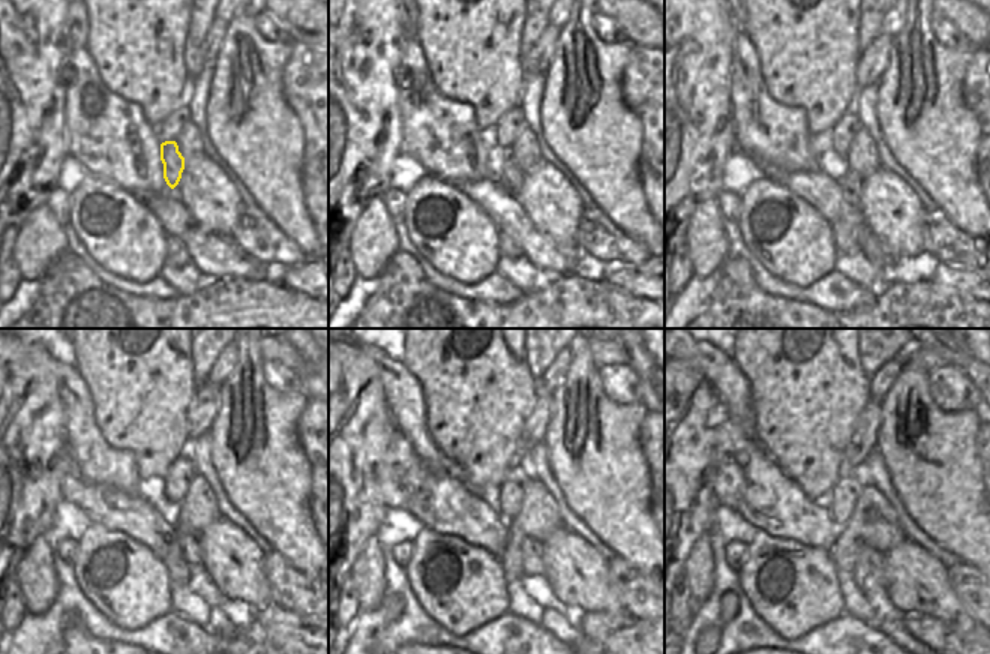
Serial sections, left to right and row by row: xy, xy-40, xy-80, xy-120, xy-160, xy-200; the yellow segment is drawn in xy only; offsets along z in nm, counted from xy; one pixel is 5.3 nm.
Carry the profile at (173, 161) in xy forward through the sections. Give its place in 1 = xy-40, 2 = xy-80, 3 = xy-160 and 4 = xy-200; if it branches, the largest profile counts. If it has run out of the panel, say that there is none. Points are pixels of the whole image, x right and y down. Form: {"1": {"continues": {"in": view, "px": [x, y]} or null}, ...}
{"1": {"continues": {"in": "xy-40", "px": [512, 177]}}, "2": {"continues": {"in": "xy-80", "px": [851, 183]}}, "3": {"continues": {"in": "xy-160", "px": [533, 564]}}, "4": {"continues": {"in": "xy-200", "px": [870, 575]}}}

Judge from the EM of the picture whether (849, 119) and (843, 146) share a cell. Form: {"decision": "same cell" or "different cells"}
{"decision": "same cell"}

